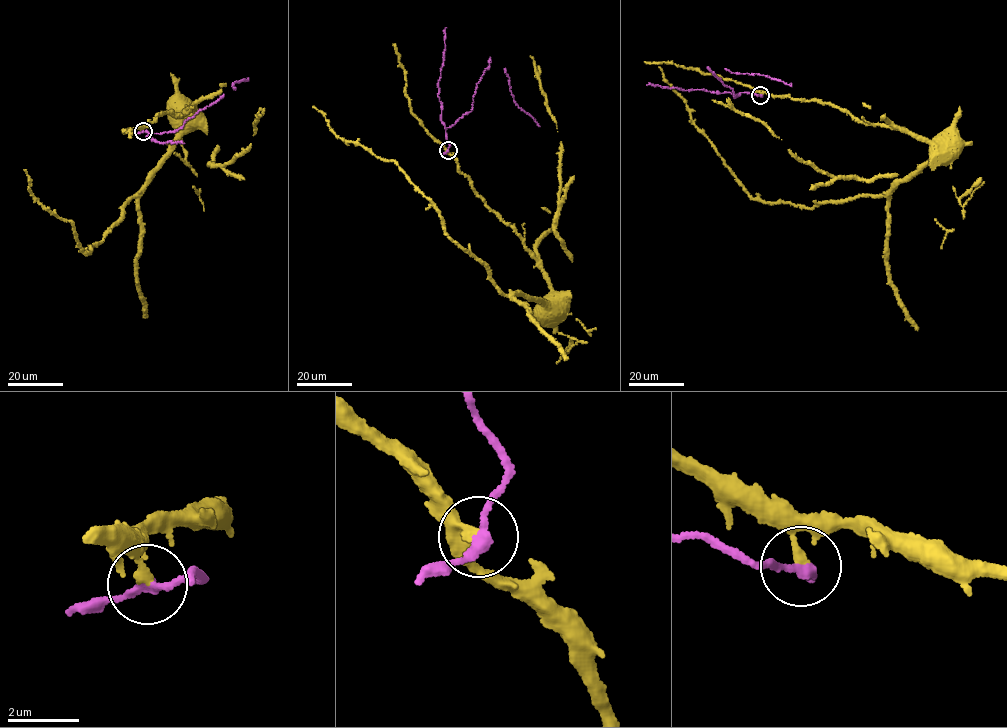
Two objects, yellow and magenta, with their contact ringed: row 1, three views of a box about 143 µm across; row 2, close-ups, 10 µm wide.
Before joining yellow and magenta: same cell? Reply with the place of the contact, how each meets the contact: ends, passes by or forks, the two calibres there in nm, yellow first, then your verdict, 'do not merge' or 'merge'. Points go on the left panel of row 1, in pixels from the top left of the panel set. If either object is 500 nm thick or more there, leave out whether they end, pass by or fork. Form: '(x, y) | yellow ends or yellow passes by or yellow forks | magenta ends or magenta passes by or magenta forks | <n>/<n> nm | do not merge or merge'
(143, 131) | yellow ends | magenta passes by | 280/240 nm | do not merge

